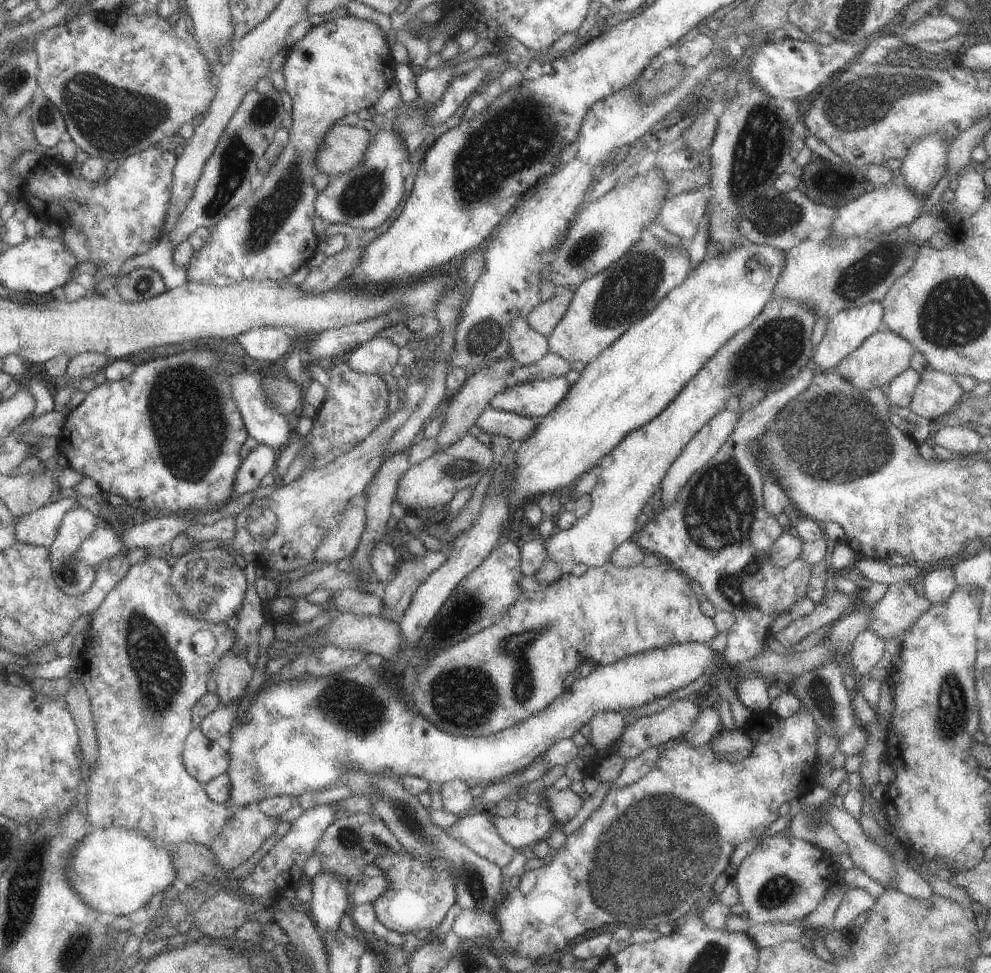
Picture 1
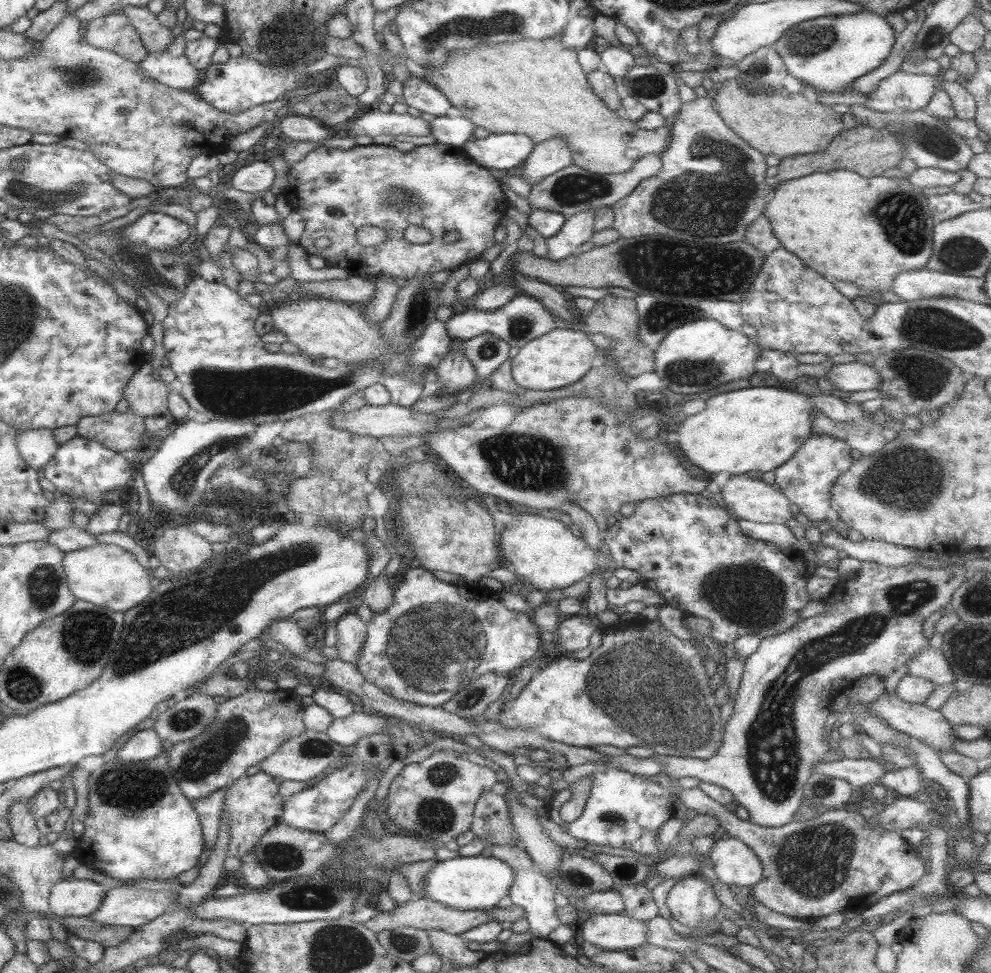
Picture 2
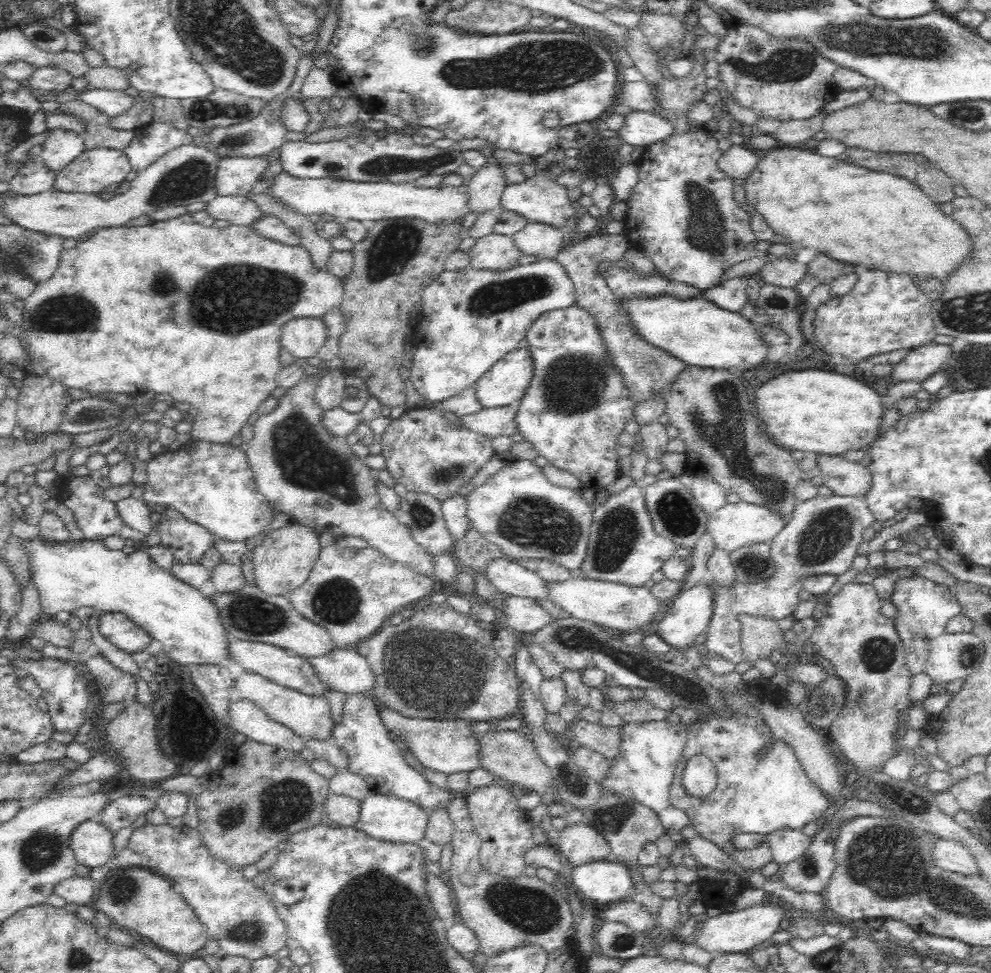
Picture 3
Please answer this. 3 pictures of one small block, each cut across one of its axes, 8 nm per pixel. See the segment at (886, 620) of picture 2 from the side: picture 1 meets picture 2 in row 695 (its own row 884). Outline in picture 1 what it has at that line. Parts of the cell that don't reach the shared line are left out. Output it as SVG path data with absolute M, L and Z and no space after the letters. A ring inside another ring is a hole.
M771 836L765 838L761 844L757 844L737 866L737 872L733 876L733 882L739 890L739 904L747 912L749 926L753 924L795 924L801 918L805 918L827 894L831 886L837 884L839 866L833 866L833 862L827 858L827 854L803 840L797 840L793 836Z

